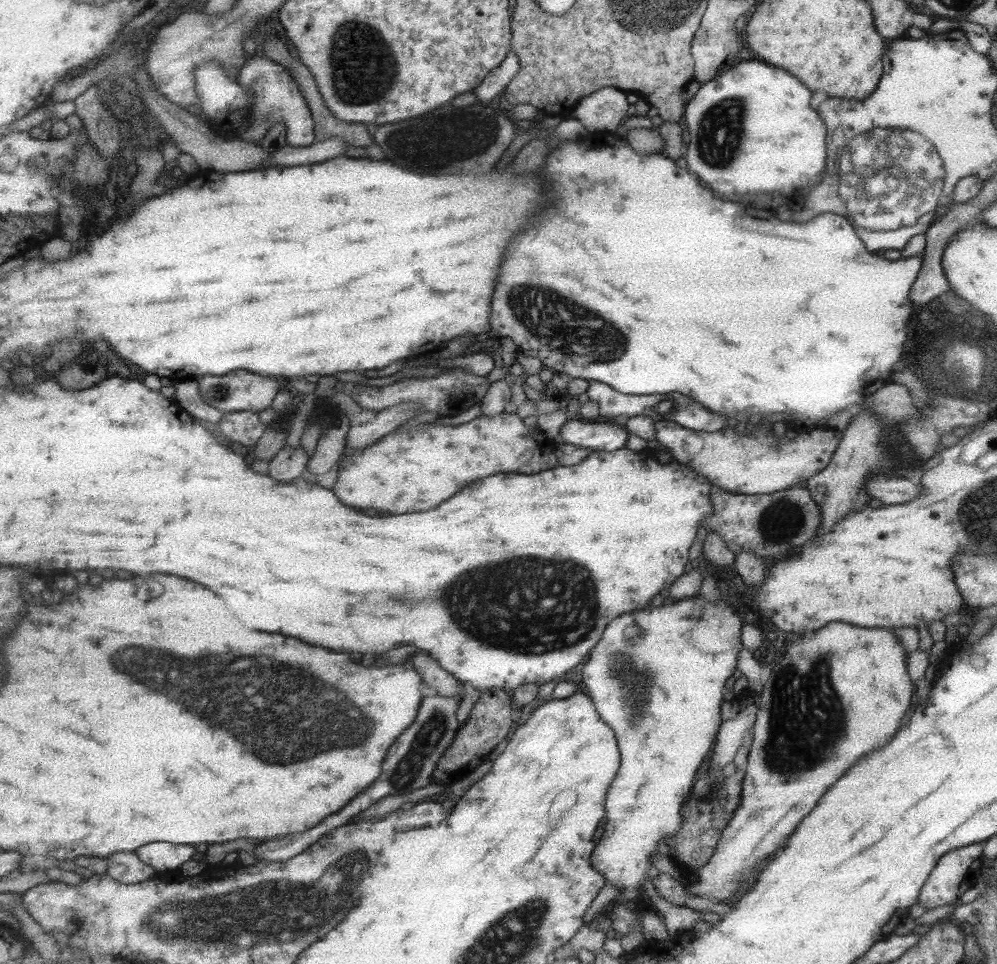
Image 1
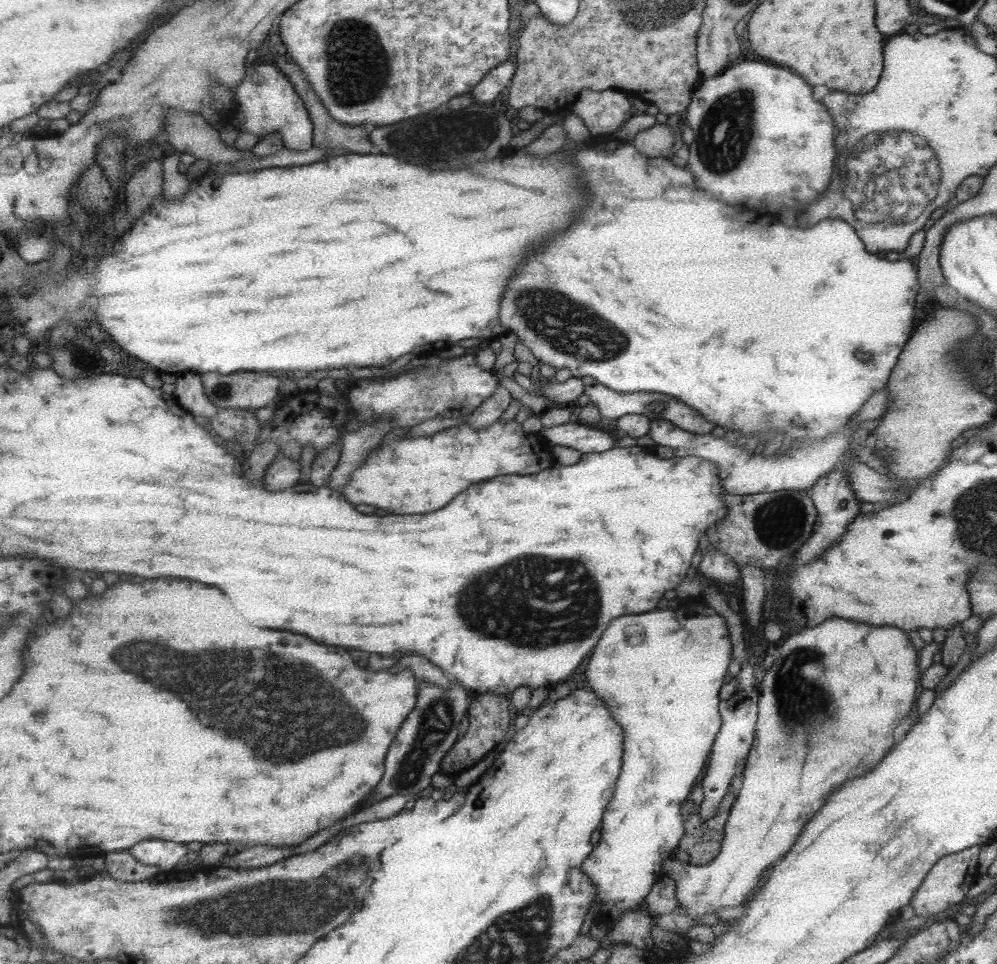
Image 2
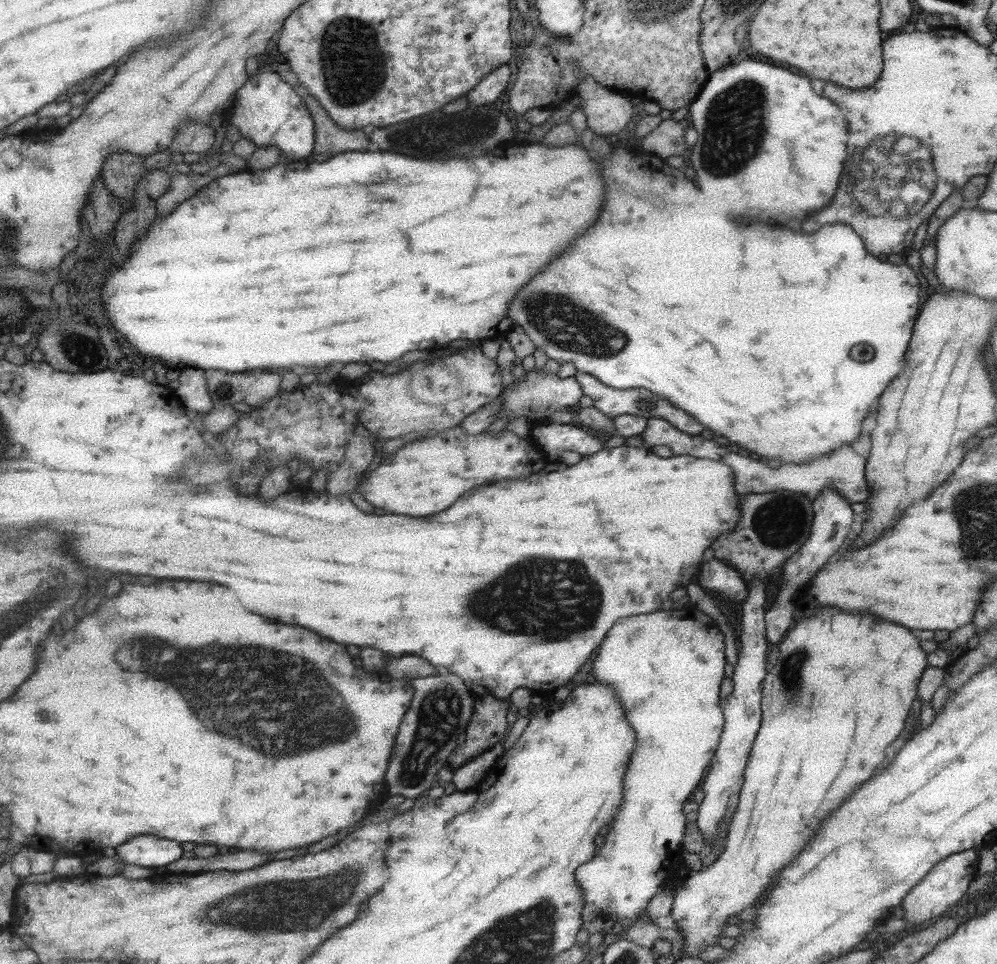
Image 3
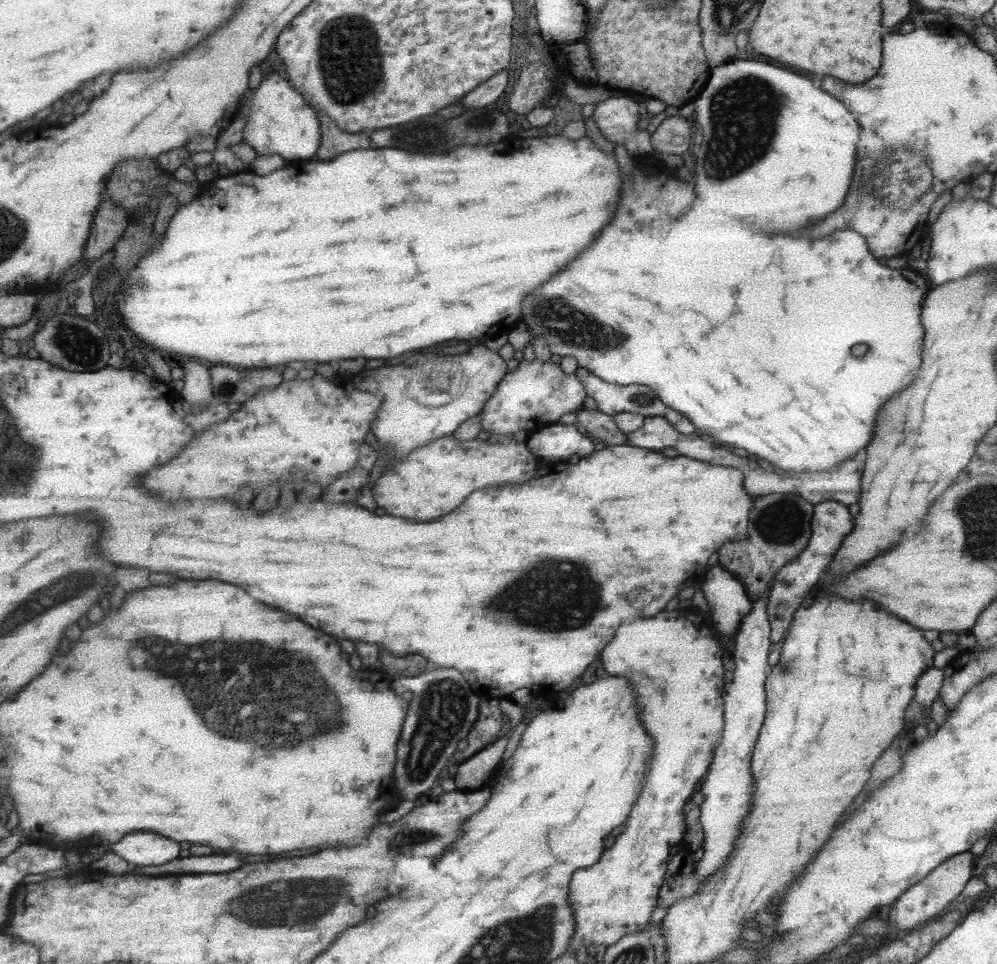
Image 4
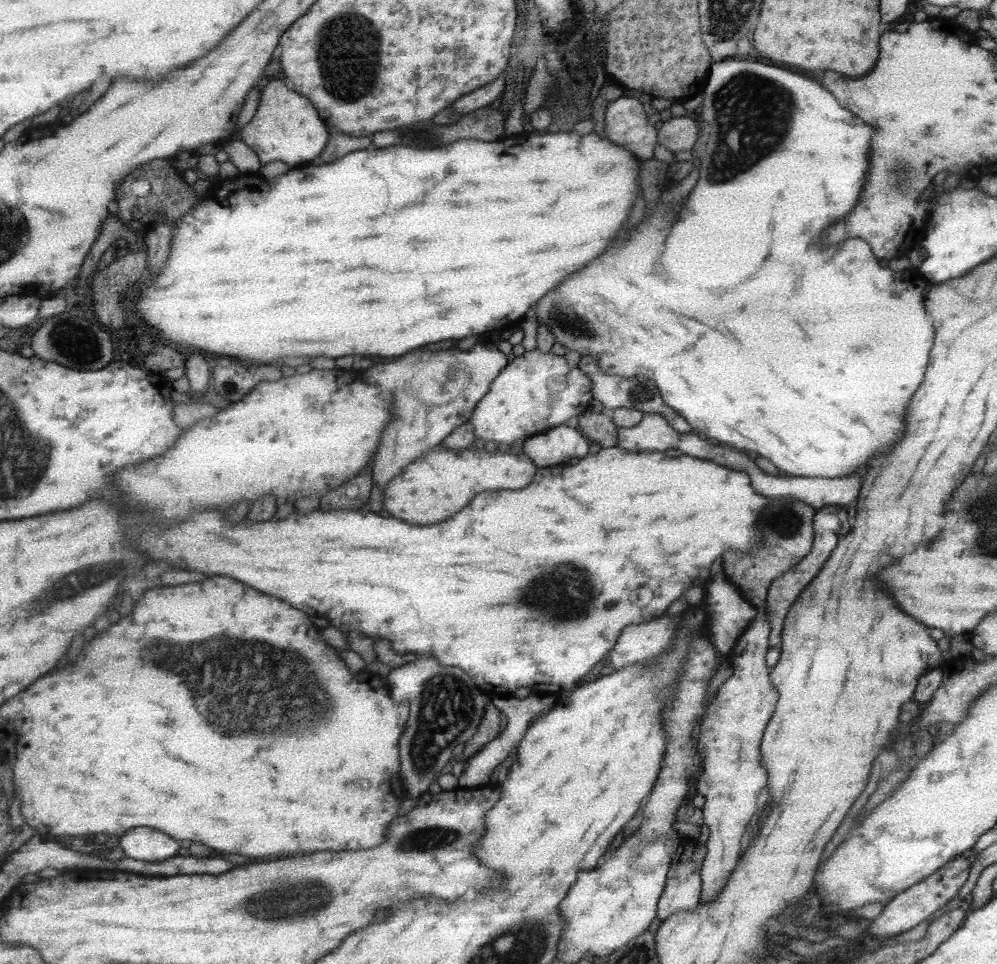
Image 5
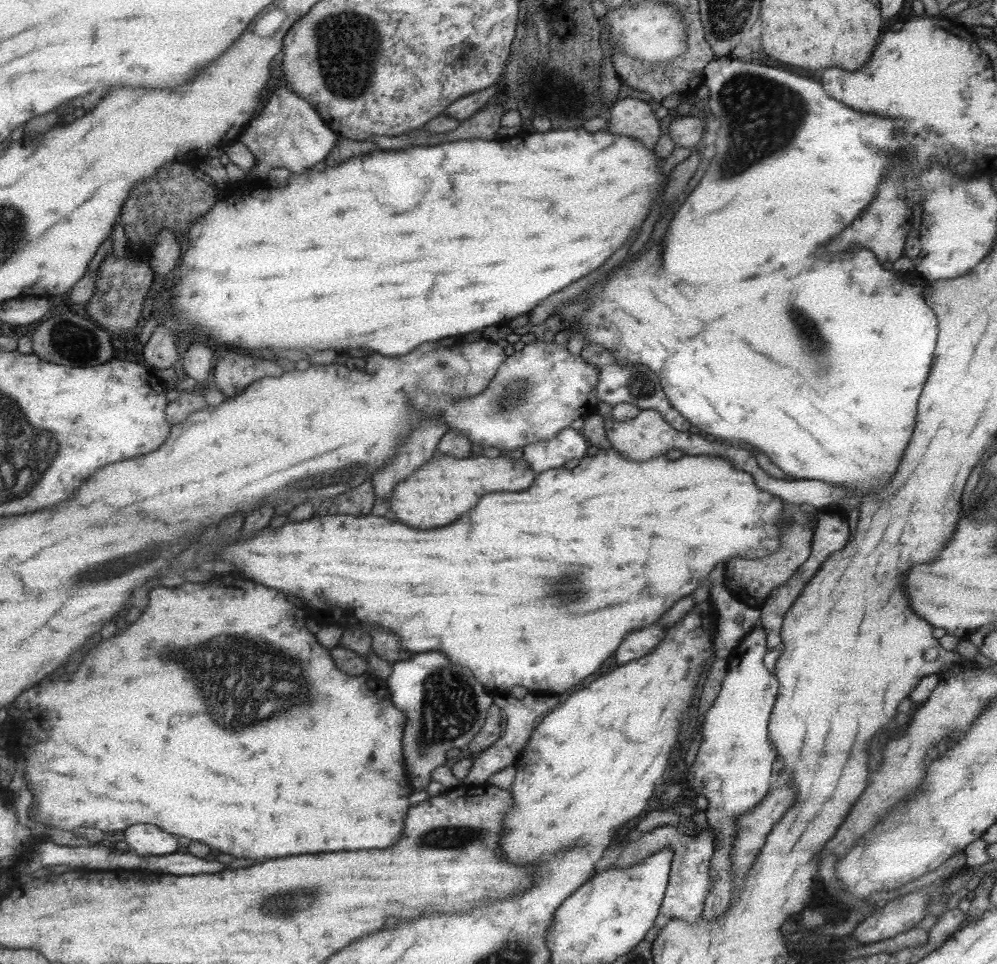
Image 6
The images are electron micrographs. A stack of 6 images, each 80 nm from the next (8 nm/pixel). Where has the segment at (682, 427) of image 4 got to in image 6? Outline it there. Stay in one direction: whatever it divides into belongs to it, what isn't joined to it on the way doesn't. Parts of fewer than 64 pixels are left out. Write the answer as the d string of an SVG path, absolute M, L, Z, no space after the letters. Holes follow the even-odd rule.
M587 343L582 347L580 355L589 364L597 367L599 376L599 384L596 386L596 395L605 404L620 405L621 403L632 404L637 406L639 410L653 409L656 410L662 419L671 428L678 431L687 431L691 423L680 413L676 411L668 398L665 396L663 387L660 385L660 378L657 378L651 370L647 370L645 366L635 363L634 365L619 366L618 360L614 361L611 351L604 349L602 346L593 346Z

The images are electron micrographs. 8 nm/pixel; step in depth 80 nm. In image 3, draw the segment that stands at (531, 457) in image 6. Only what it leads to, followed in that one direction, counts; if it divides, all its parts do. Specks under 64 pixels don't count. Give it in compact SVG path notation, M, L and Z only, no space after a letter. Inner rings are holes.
M549 422L547 425L533 427L529 430L529 437L550 462L557 461L562 452L577 452L585 456L602 448L597 438L585 434L572 424Z

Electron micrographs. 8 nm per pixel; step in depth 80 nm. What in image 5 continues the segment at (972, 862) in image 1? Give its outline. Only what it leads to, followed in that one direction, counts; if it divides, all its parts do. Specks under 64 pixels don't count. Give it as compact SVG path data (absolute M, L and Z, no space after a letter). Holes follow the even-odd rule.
M957 855L948 864L943 865L936 872L925 877L923 881L915 883L906 888L903 892L892 896L885 904L879 915L871 922L866 932L874 938L883 938L884 936L893 937L901 932L907 932L914 926L919 926L929 914L935 912L940 906L951 900L956 895L958 888L966 881L971 864L965 861L963 855Z

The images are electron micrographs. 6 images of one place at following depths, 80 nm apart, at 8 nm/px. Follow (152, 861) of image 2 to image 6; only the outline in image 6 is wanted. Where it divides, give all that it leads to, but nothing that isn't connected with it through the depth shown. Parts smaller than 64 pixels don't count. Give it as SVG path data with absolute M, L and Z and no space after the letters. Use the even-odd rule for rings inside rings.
M137 824L129 826L127 844L129 850L142 855L173 854L179 852L179 840L173 834L163 832L159 826Z

